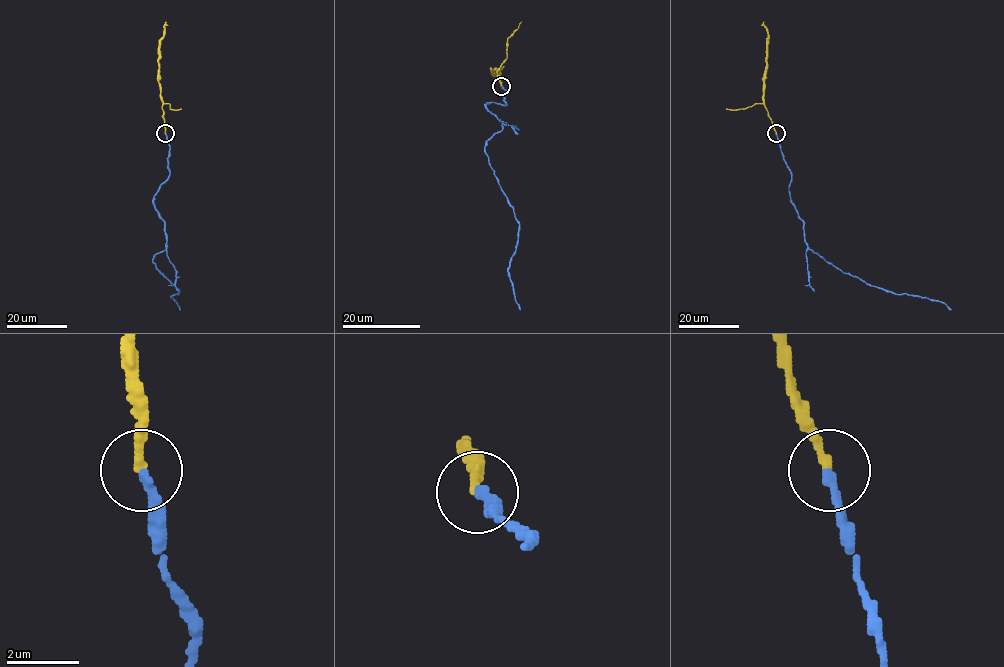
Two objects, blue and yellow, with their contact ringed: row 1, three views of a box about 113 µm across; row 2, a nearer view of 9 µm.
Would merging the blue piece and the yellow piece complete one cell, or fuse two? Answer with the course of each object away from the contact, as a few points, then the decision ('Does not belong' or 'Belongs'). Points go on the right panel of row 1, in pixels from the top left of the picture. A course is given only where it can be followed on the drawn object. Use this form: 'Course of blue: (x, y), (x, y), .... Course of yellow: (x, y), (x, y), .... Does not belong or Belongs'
Course of blue: (776, 133), (791, 173), (791, 202), (803, 221), (804, 241), (810, 249), (872, 286), (944, 302), (951, 310). Course of yellow: (776, 133), (763, 103), (767, 37), (763, 21). Belongs

